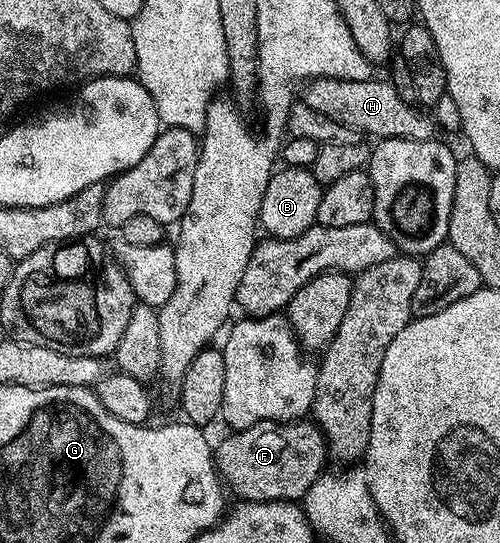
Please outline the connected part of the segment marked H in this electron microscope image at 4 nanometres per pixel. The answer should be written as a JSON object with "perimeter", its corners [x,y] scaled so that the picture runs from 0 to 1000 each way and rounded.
{"perimeter":[[[638,140],[634,147],[614,149],[606,162],[604,190],[620,195],[620,203],[636,203],[636,210],[652,210],[652,217],[668,217],[668,225],[684,225],[684,232],[700,232],[730,252],[752,250],[754,260],[874,256],[872,223],[832,192],[808,188],[774,145],[686,147]]]}

